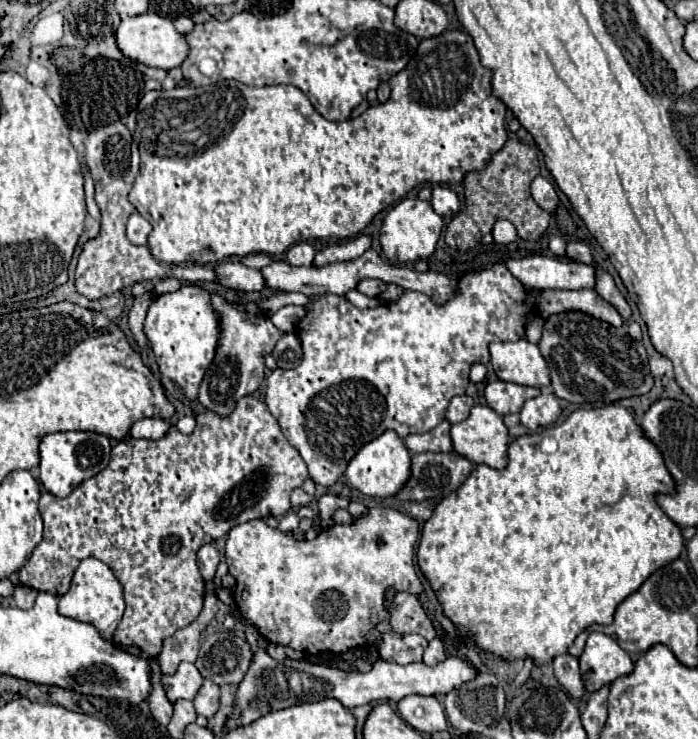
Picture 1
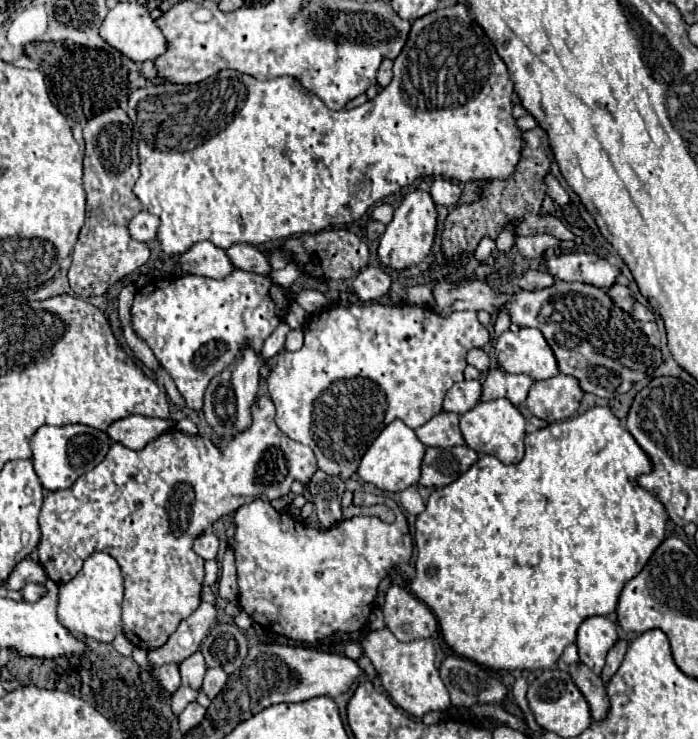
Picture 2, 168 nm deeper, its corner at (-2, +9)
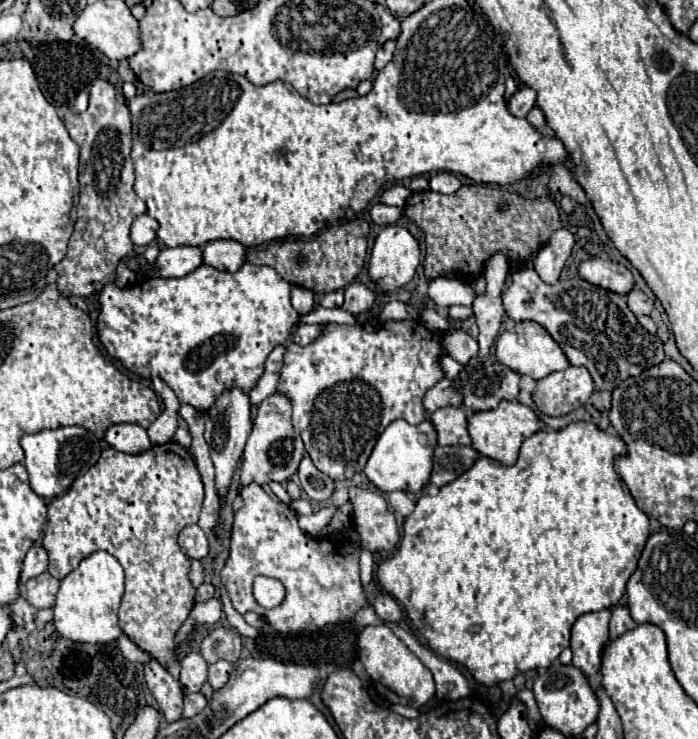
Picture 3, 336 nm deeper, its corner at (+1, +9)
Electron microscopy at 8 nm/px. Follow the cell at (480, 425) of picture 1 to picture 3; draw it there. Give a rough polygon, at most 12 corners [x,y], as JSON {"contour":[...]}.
{"contour":[[503,400],[473,412],[471,446],[505,466],[543,428],[531,408]]}

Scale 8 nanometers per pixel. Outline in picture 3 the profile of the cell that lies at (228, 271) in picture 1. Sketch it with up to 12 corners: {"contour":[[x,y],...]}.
{"contour":[[197,246],[161,250],[153,276],[181,278],[203,264]]}

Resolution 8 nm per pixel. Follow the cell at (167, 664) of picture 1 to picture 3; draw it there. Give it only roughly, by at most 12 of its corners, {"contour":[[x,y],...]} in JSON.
{"contour":[[152,659],[145,682],[167,722],[183,712],[181,684]]}

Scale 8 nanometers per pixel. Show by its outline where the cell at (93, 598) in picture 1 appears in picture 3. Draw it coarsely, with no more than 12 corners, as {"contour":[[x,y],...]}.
{"contour":[[93,552],[65,576],[53,624],[75,642],[121,636],[123,568]]}

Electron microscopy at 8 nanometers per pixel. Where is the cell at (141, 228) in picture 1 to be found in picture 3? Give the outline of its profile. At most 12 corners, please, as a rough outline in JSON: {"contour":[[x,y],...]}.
{"contour":[[149,214],[131,224],[131,240],[147,246],[155,240],[159,224]]}

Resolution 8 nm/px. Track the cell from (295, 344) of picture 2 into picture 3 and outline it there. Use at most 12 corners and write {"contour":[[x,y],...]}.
{"contour":[[297,326],[293,342],[311,344],[321,332],[321,326]]}

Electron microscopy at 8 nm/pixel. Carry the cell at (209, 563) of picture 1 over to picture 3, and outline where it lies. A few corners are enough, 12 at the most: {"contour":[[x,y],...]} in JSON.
{"contour":[[197,526],[179,534],[179,546],[189,558],[209,554],[207,534]]}

